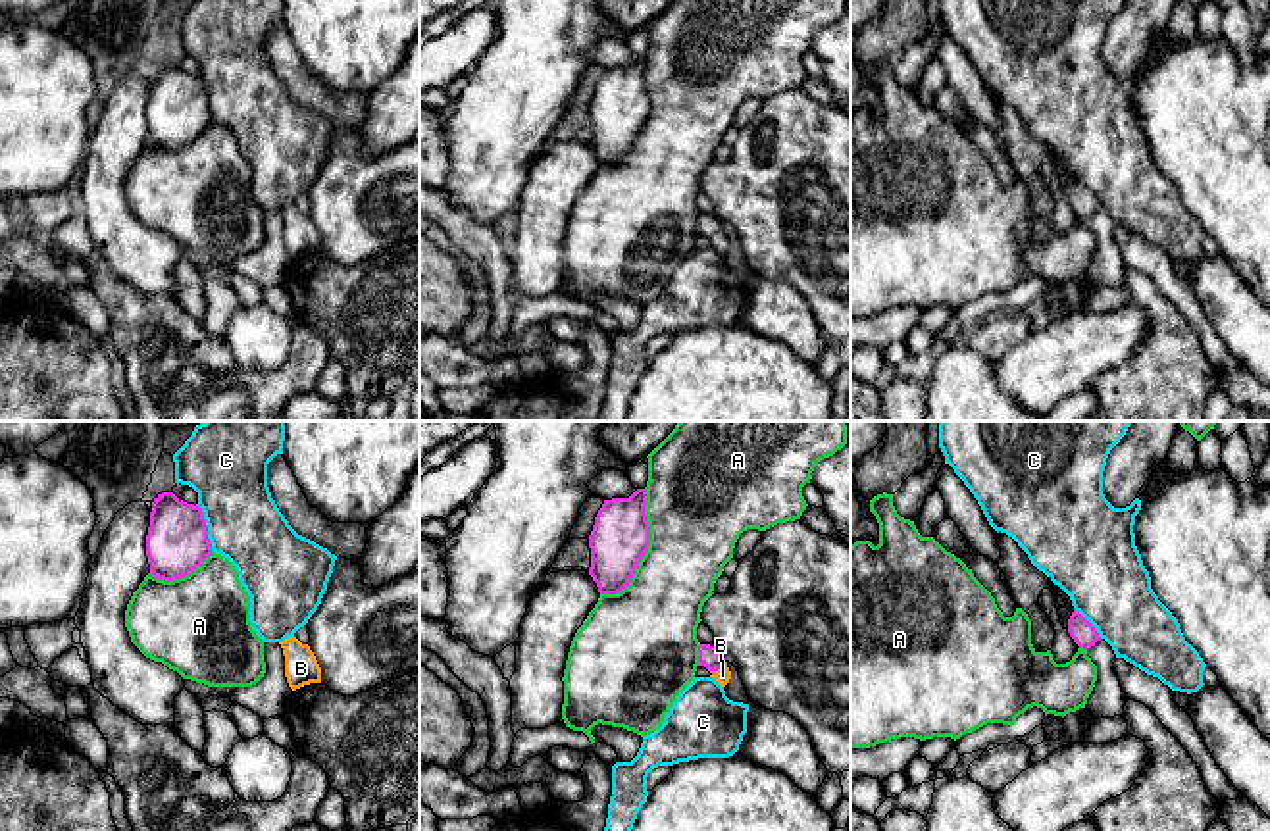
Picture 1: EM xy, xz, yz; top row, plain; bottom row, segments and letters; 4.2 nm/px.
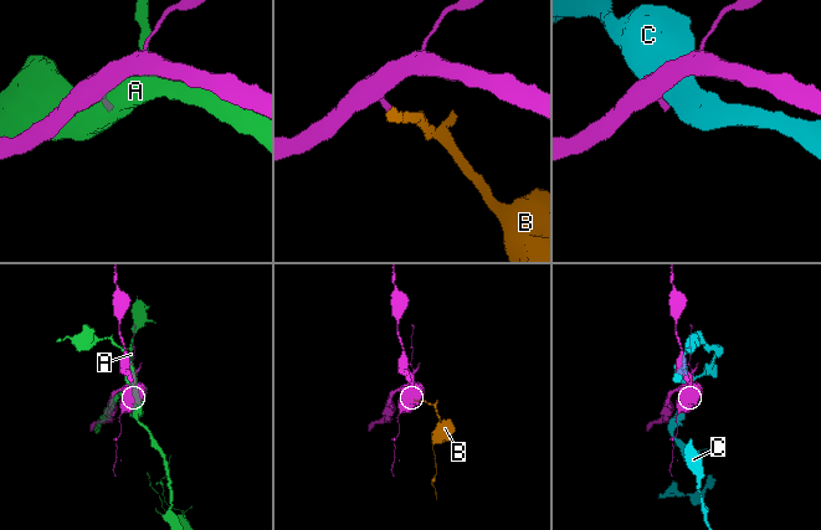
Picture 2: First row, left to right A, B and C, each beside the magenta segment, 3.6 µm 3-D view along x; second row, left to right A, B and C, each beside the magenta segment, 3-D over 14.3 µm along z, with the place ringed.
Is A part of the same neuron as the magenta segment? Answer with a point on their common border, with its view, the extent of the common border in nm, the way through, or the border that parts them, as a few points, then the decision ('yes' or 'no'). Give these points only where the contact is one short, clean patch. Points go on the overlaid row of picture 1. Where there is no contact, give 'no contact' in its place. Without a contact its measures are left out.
xz (647, 549) | 480 nm | no

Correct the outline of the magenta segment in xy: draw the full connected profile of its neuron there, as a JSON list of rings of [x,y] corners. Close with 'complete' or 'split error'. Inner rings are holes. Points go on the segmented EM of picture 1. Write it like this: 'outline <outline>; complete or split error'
outline [[[162,492],[152,502],[146,535],[150,573],[164,581],[189,575],[212,554],[202,508]]]; complete

